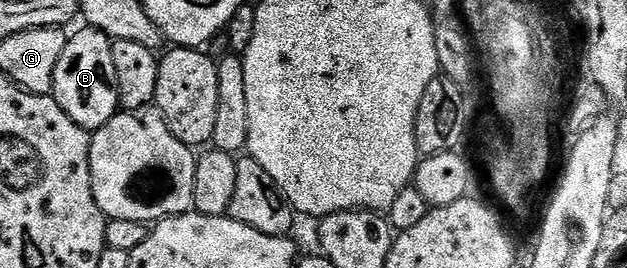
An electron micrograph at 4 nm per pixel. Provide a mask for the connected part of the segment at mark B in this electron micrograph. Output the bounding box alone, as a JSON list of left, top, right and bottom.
[51,28,121,131]

